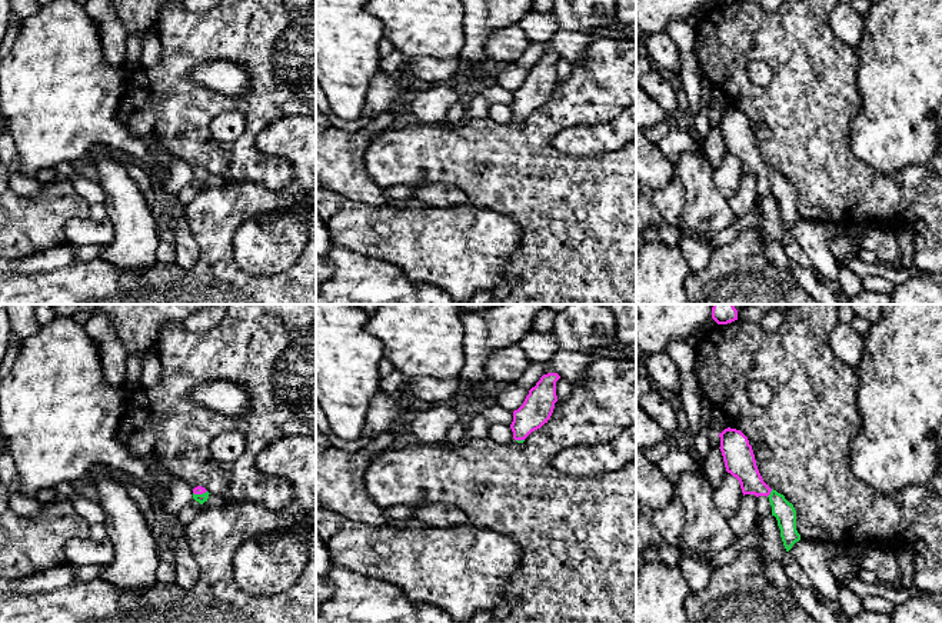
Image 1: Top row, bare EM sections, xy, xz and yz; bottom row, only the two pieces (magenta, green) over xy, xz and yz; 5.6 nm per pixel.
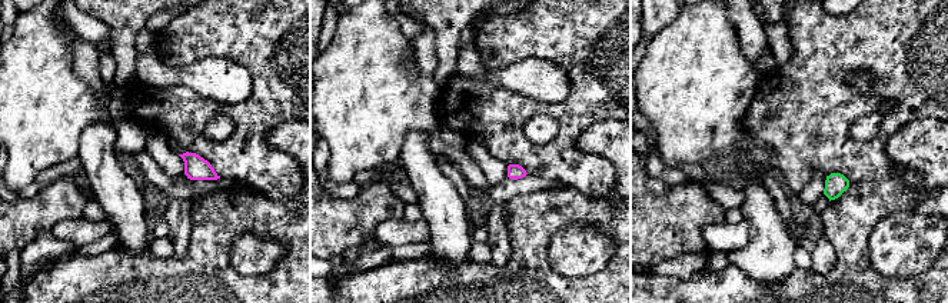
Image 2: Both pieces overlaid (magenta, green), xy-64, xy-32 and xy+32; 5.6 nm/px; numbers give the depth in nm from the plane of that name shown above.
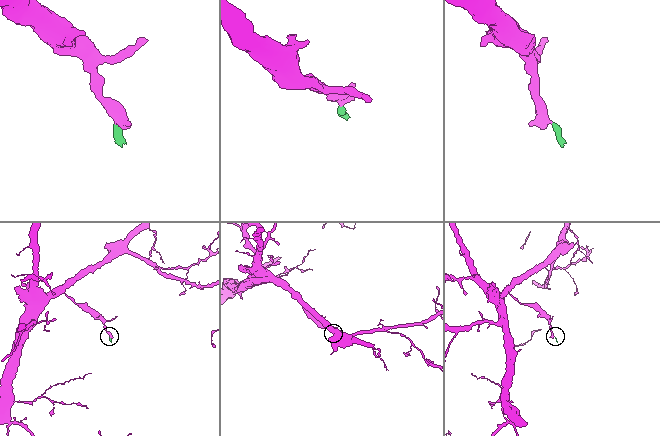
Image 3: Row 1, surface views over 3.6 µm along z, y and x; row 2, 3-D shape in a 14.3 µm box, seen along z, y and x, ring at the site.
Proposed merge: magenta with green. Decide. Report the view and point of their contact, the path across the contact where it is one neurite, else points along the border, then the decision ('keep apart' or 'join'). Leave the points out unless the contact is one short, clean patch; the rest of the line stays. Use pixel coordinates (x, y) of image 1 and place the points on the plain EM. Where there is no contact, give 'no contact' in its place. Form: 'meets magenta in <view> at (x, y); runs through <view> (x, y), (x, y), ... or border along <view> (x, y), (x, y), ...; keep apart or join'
meets magenta in yz at (769, 173); runs through yz (739, 140), (745, 150), (769, 173), (785, 193); join

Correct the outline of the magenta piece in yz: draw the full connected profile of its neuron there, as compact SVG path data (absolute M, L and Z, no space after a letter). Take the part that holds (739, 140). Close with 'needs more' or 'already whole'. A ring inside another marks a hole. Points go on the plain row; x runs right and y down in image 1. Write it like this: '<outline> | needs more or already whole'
M725 109L719 113L720 131L723 136L726 151L736 157L745 174L766 176L772 186L772 196L776 197L780 209L780 217L786 231L800 220L796 210L796 190L783 174L770 169L762 159L752 126L748 117L736 109Z | needs more

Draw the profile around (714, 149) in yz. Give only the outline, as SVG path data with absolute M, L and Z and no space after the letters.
M709 127L702 153L713 170L719 167L723 156L726 154L723 136L719 127Z

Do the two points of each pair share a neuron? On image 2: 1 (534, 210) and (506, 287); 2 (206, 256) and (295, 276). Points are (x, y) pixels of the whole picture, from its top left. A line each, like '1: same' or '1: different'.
1: same
2: same

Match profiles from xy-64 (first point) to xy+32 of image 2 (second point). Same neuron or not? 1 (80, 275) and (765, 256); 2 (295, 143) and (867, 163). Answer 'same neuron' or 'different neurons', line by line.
1: different neurons
2: different neurons

